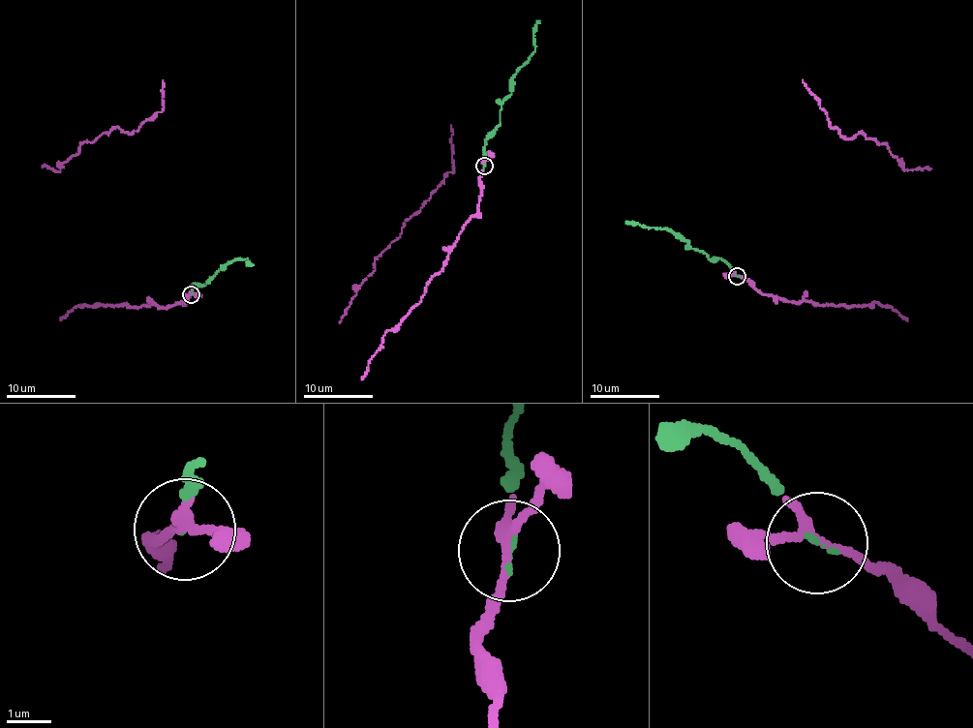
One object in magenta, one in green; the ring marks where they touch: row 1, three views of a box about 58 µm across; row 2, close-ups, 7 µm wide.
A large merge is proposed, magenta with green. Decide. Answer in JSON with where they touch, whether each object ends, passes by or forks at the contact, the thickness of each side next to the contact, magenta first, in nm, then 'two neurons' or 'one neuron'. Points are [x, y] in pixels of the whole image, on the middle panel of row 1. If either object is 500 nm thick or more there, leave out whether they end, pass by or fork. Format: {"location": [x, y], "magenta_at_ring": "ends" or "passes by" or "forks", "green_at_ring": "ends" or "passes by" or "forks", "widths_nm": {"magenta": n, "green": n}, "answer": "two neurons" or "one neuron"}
{"location": [484, 166], "magenta_at_ring": "forks", "green_at_ring": "ends", "widths_nm": {"magenta": 180, "green": 80}, "answer": "one neuron"}

